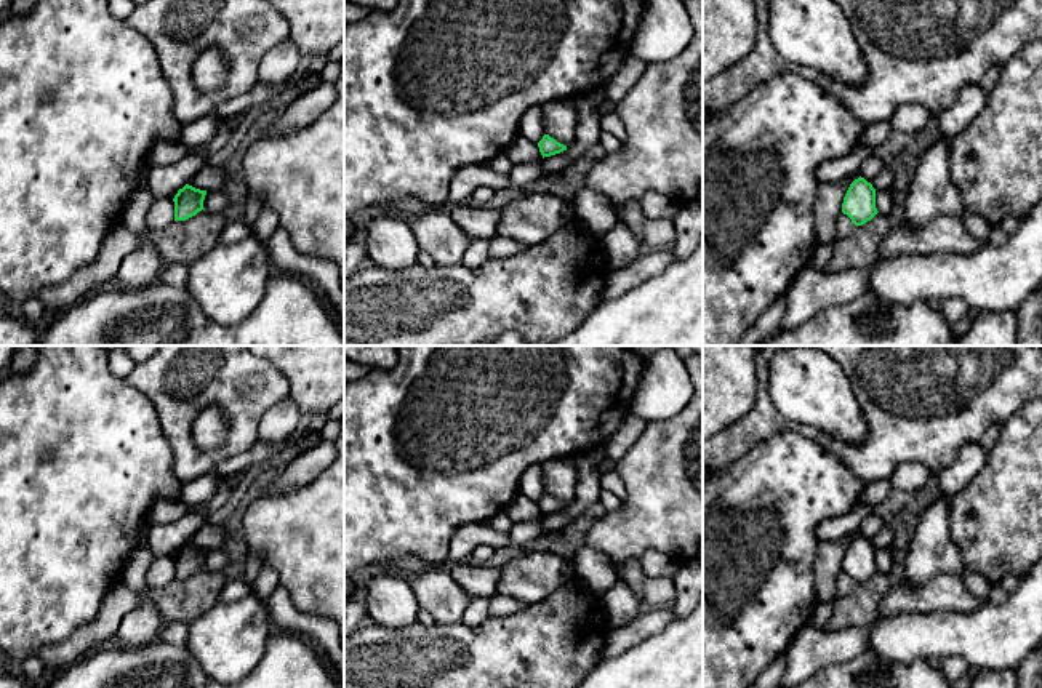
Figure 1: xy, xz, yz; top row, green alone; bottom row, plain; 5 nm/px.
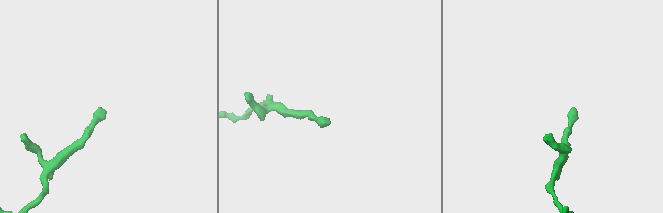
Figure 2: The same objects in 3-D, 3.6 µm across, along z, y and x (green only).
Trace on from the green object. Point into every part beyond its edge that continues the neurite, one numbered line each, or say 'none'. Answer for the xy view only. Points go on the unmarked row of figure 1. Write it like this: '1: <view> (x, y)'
1: xy (164, 540)

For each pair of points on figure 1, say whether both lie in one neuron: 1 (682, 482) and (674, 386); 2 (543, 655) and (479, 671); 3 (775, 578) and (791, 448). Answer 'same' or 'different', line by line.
1: different
2: same
3: same

